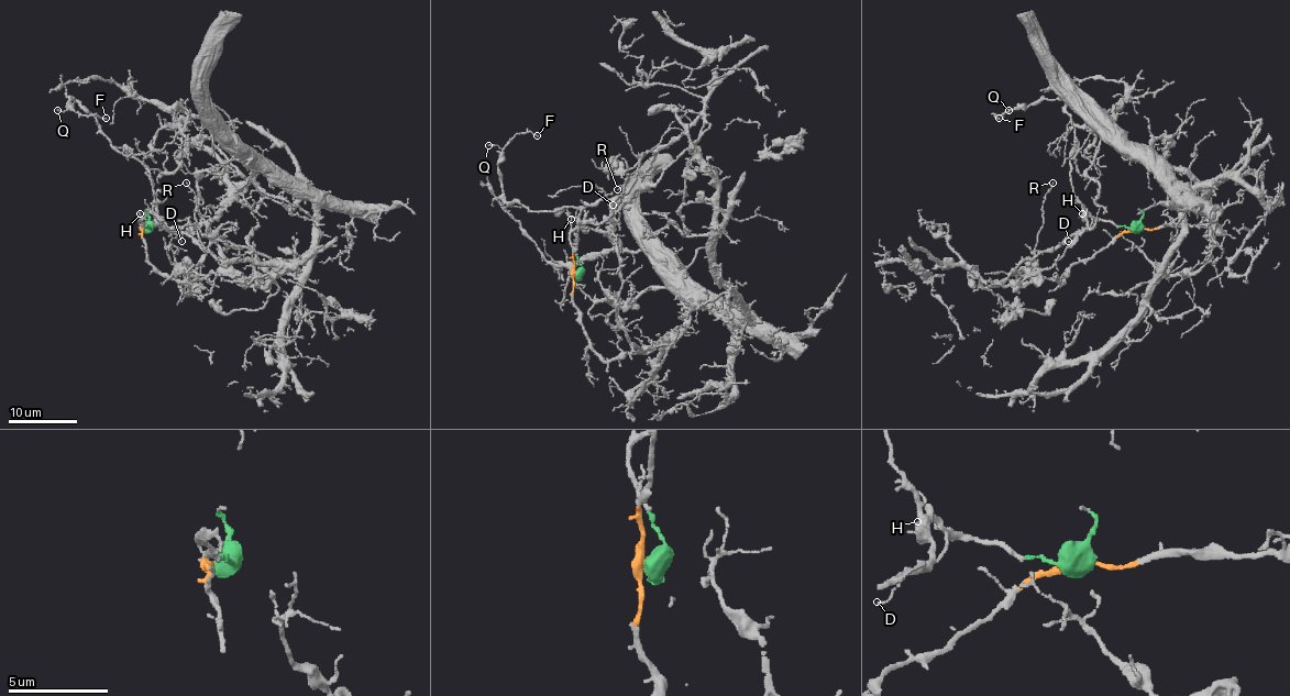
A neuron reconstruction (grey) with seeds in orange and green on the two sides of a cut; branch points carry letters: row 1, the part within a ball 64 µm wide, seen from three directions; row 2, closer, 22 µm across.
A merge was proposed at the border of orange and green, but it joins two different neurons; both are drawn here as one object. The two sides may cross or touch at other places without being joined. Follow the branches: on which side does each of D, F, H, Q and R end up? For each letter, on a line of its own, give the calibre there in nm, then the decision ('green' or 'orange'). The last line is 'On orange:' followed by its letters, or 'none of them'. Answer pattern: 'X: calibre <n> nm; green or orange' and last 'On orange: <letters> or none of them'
D: calibre 110 nm; green
F: calibre 110 nm; green
H: calibre 120 nm; green
Q: calibre 100 nm; green
R: calibre 80 nm; green
On orange: none of them

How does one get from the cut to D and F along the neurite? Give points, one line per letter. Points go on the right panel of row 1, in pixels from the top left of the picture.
D: (1136, 228), (1096, 219), (1087, 212), (1085, 228), (1068, 242)
F: (1136, 228), (1096, 219), (1073, 190), (1074, 125), (1062, 99), (1037, 99), (995, 114), (1000, 119)

